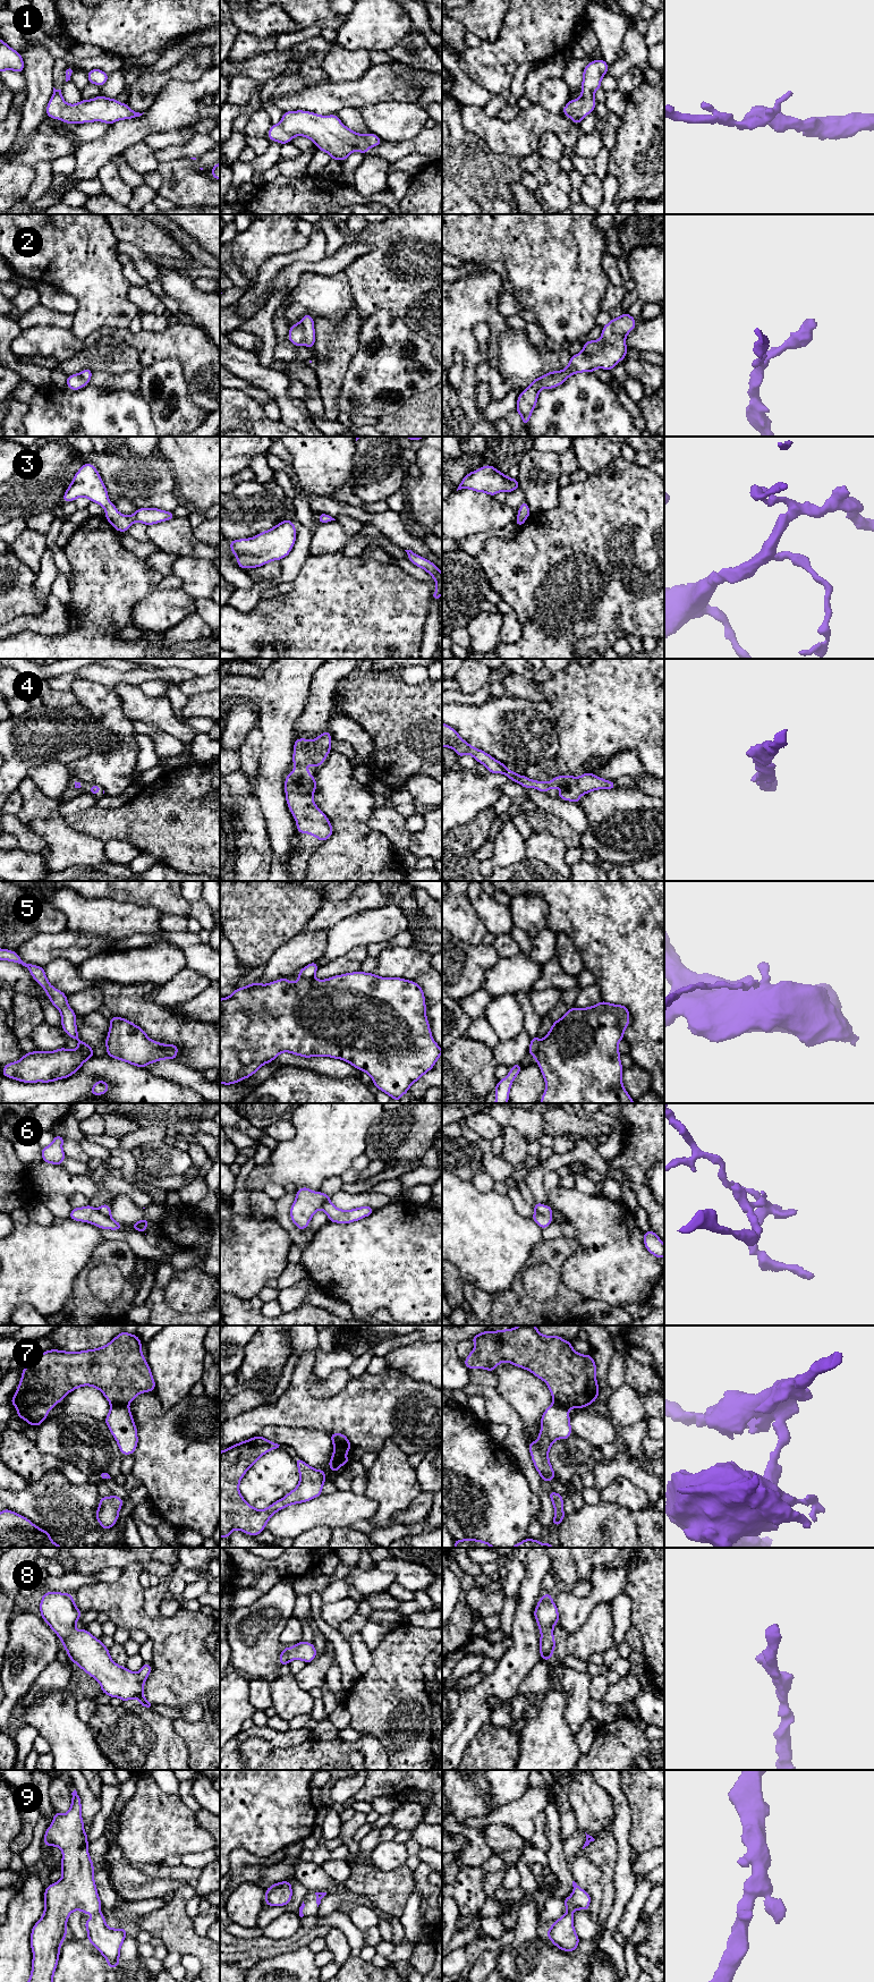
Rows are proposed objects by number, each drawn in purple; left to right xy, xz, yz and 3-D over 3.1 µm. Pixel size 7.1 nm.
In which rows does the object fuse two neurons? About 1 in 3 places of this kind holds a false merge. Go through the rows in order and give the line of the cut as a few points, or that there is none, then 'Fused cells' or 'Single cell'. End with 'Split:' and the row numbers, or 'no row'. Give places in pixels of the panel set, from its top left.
1: No split. Single cell
2: No split. Single cell
3: No split. Single cell
4: No split. Single cell
5: Split along yz (540, 1041), (534, 1057). Fused cells
6: Split along yz (535, 1210), (551, 1217). Fused cells
7: Split along xy (111, 1404), (125, 1404), (127, 1406). Fused cells
8: No split. Single cell
9: No split. Single cell
Split: 5, 6, 7

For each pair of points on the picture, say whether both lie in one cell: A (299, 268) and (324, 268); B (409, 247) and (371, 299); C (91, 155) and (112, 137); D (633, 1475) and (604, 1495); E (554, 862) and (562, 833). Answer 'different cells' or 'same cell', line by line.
A: same cell
B: same cell
C: same cell
D: different cells
E: different cells

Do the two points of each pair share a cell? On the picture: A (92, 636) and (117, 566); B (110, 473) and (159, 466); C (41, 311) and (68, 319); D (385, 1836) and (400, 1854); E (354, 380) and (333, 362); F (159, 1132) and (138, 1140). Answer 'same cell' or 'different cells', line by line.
A: same cell
B: same cell
C: same cell
D: different cells
E: different cells
F: same cell

